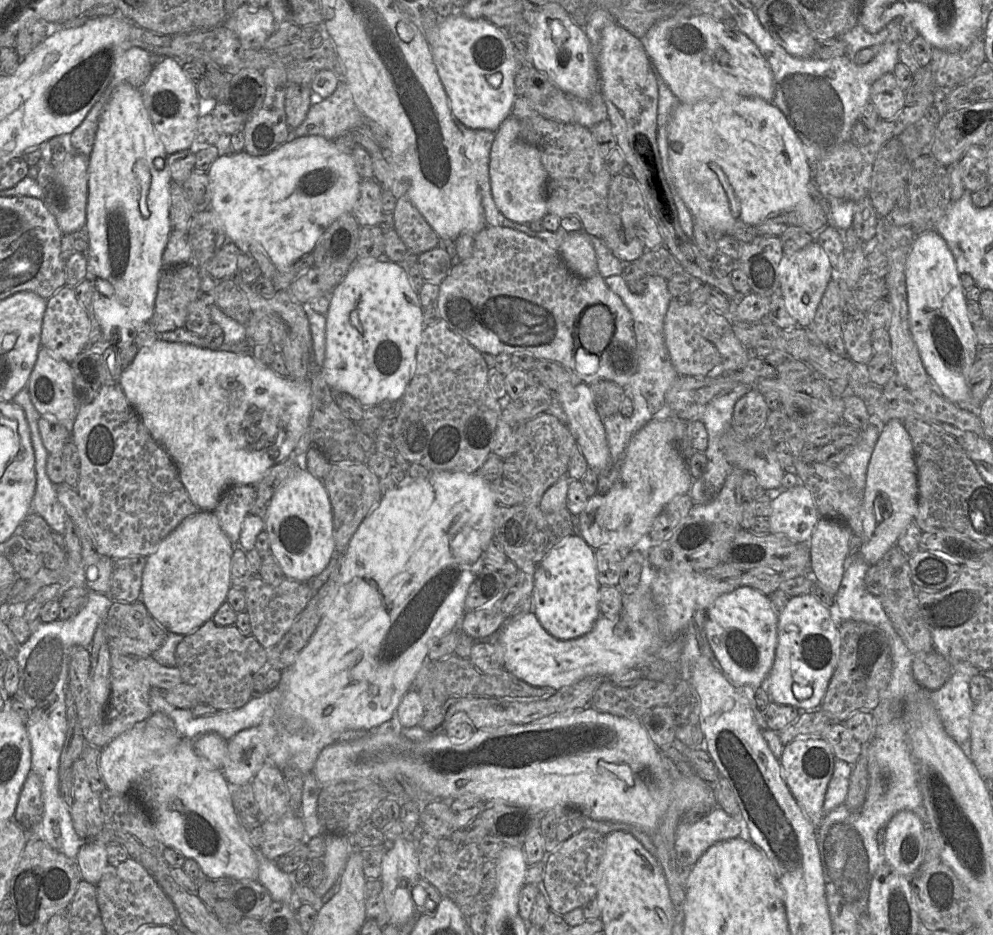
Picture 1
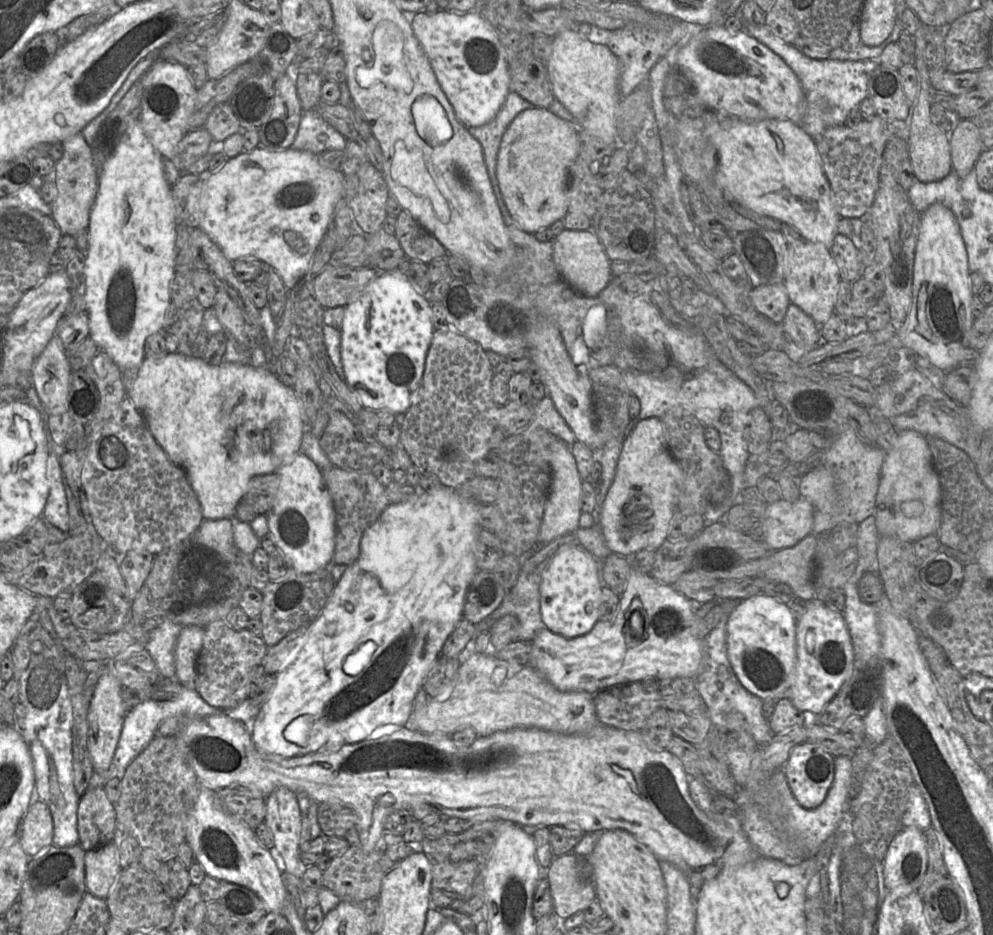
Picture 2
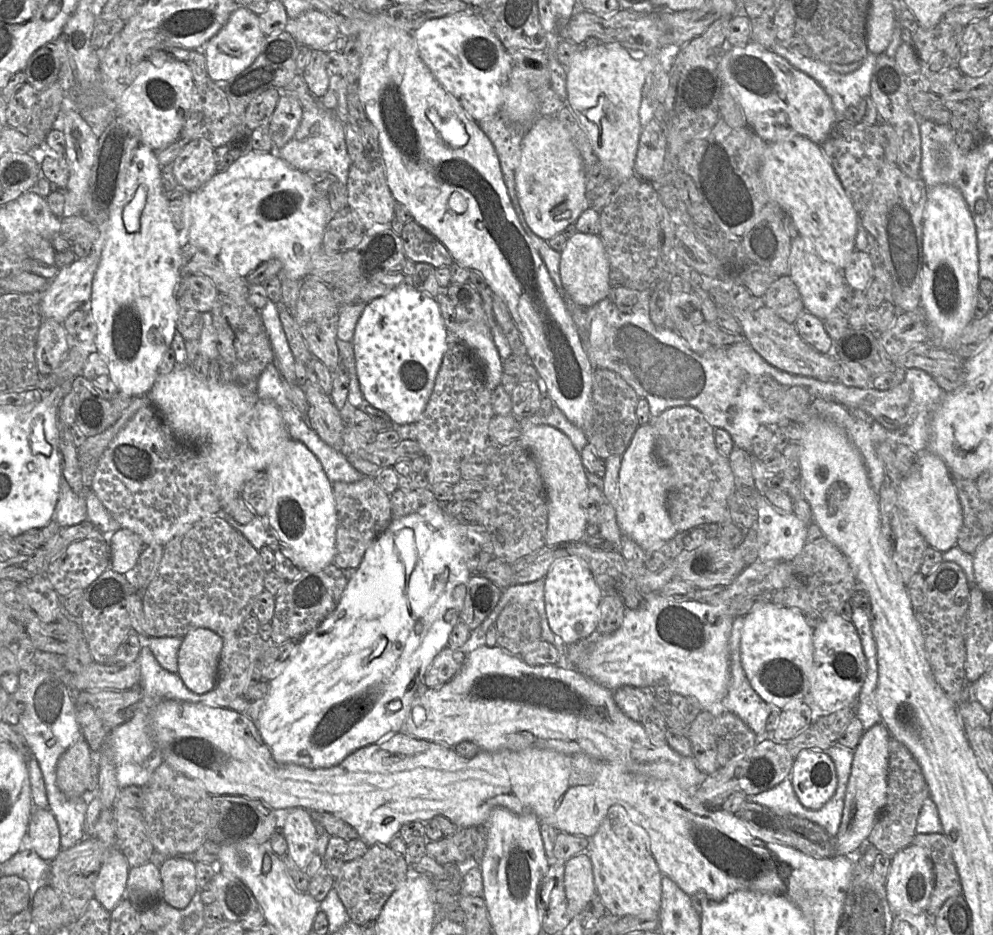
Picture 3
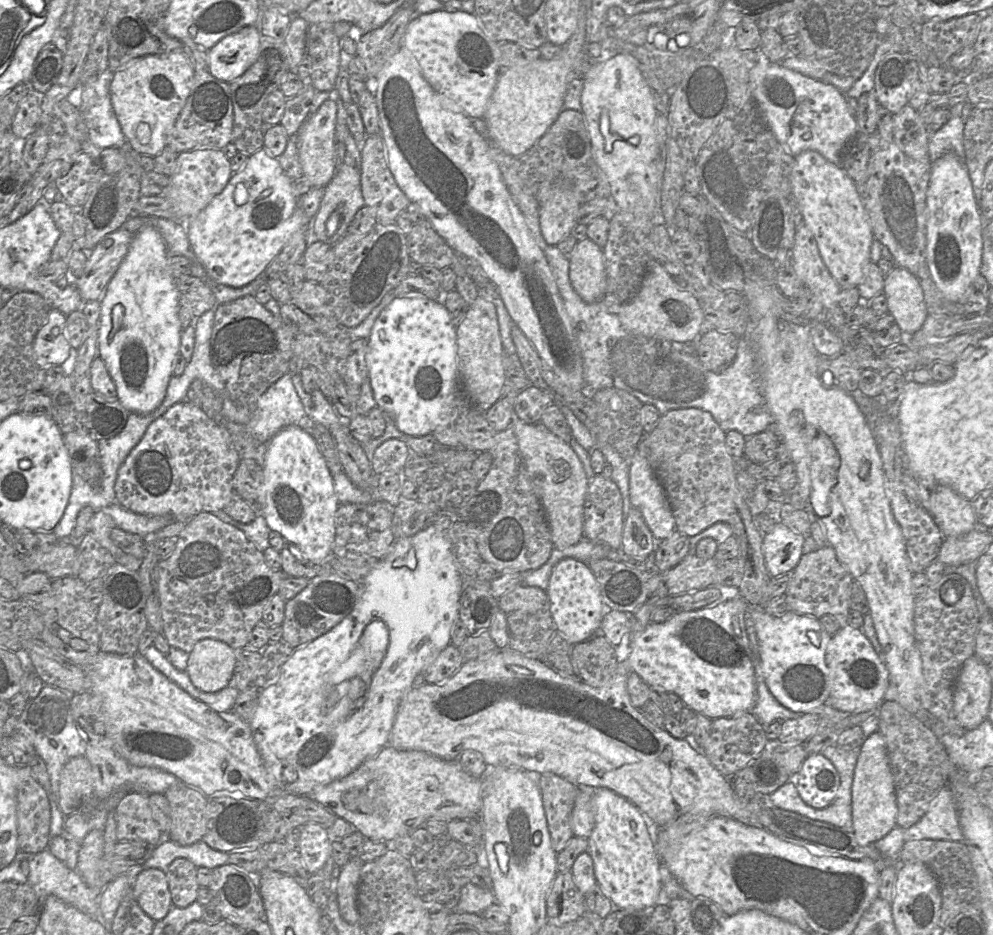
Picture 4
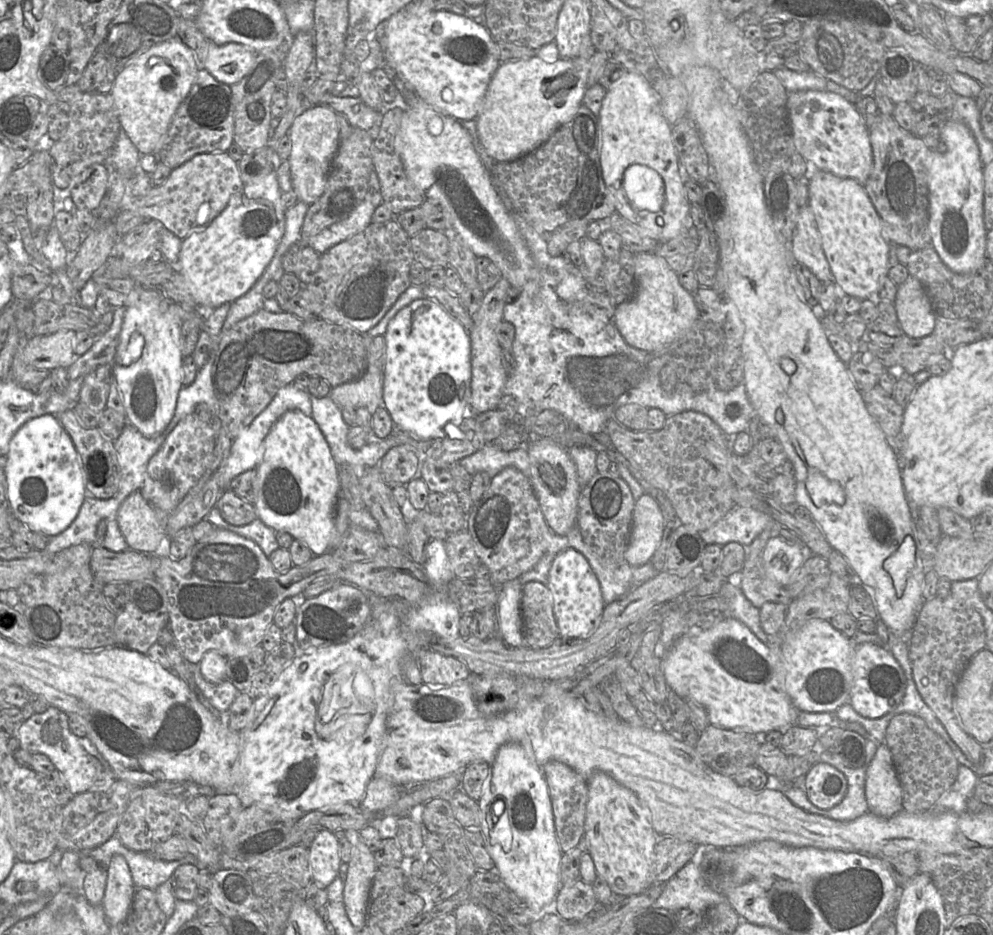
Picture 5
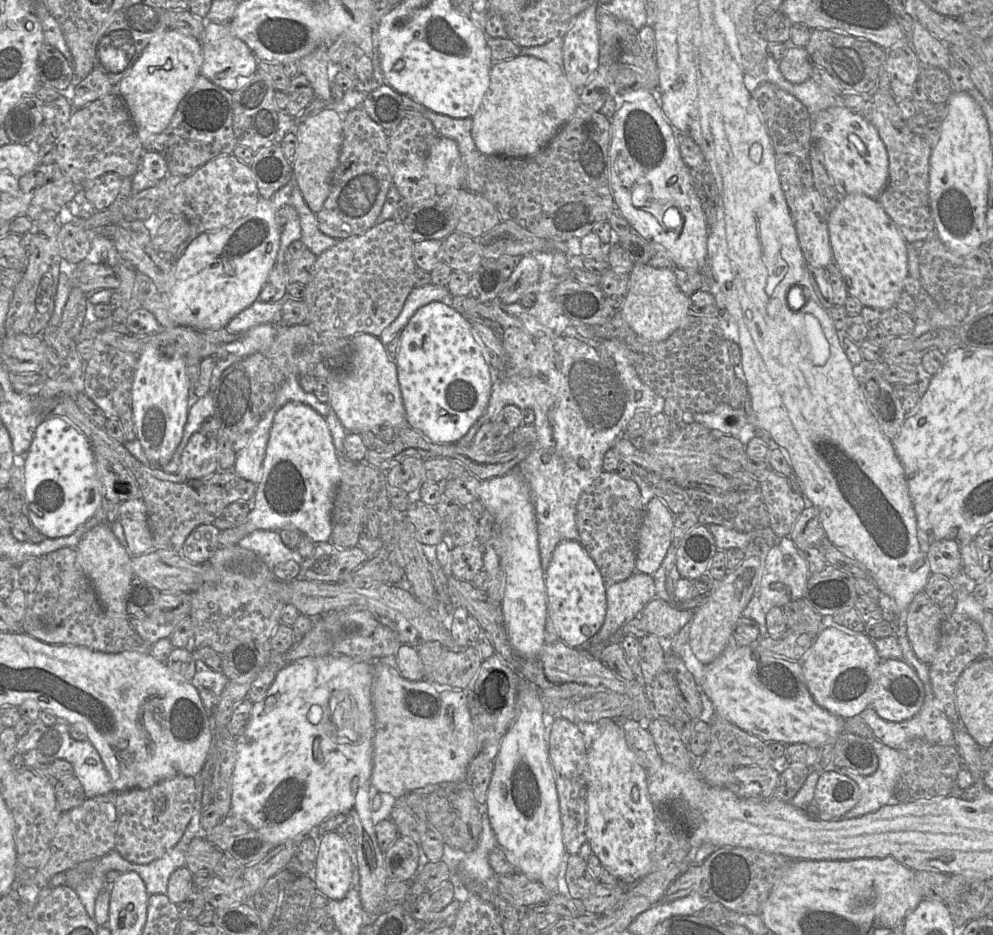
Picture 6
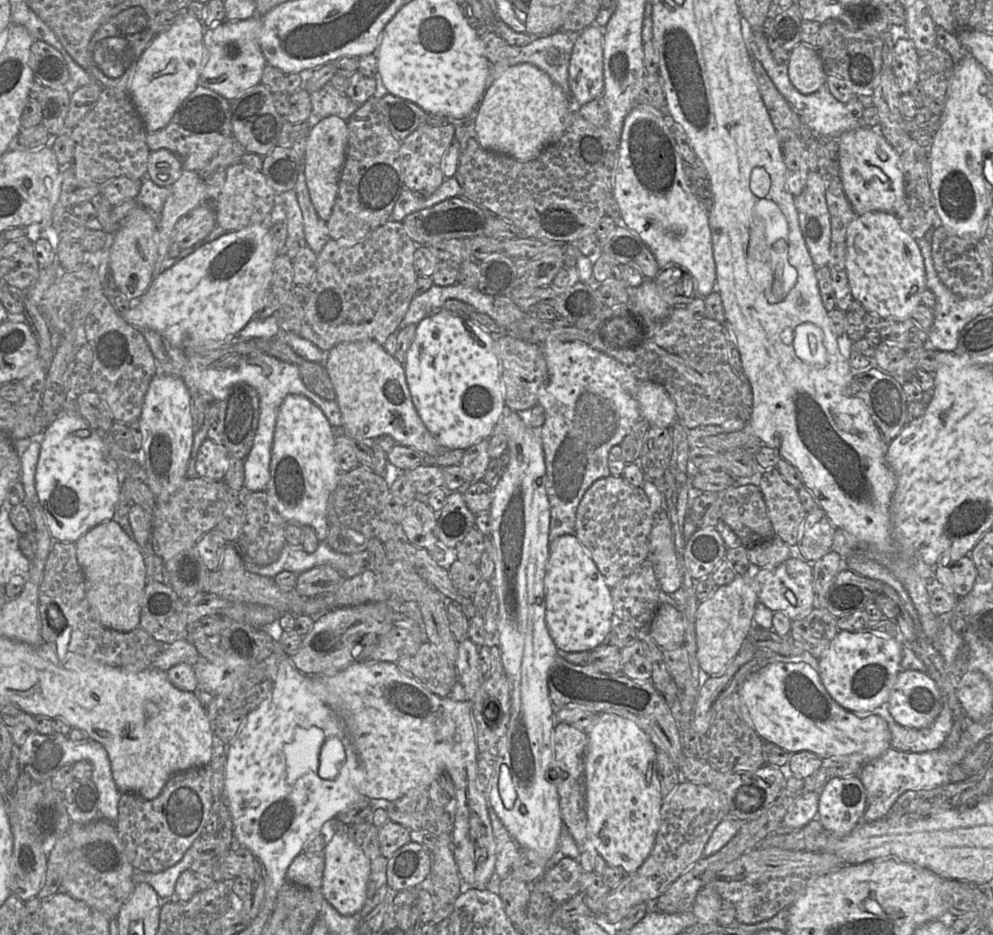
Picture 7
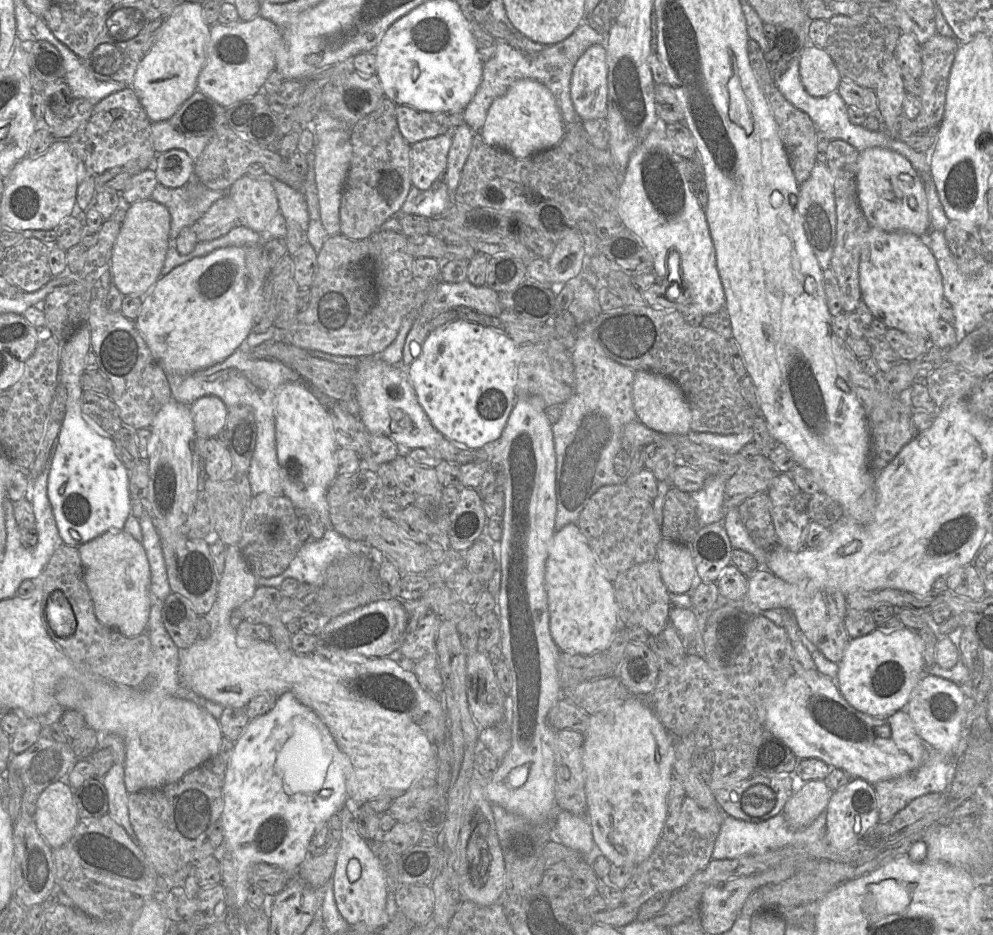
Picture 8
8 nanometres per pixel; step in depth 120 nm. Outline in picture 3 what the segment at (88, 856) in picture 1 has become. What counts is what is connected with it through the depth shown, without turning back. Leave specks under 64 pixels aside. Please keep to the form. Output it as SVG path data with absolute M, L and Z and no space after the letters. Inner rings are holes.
M116 846L107 851L95 881L94 898L109 912L126 897L130 869L127 859Z

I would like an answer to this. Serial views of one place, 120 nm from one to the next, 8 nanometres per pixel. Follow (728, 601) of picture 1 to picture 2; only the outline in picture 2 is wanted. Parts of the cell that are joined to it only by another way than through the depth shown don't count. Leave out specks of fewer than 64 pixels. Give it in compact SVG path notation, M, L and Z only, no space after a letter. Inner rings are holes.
M757 594L739 600L728 614L727 653L732 668L741 684L761 699L778 700L787 695L796 672L797 618L787 604L766 594Z

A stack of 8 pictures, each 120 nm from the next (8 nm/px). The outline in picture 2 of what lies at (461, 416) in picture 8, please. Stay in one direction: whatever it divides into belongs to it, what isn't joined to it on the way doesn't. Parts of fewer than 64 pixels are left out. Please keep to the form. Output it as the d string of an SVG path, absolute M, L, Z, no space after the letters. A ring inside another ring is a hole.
M402 269L381 272L345 306L340 327L344 380L357 393L363 408L389 410L395 415L407 411L420 386L434 330L432 304L415 289Z

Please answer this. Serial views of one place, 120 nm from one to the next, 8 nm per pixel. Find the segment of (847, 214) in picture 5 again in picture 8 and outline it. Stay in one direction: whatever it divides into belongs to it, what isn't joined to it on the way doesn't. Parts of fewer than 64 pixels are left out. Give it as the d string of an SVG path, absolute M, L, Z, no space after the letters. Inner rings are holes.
M871 227L861 249L859 284L861 300L866 303L874 318L881 320L888 328L895 328L929 340L930 325L941 318L941 305L945 298L937 261L921 237L909 232L886 232Z

